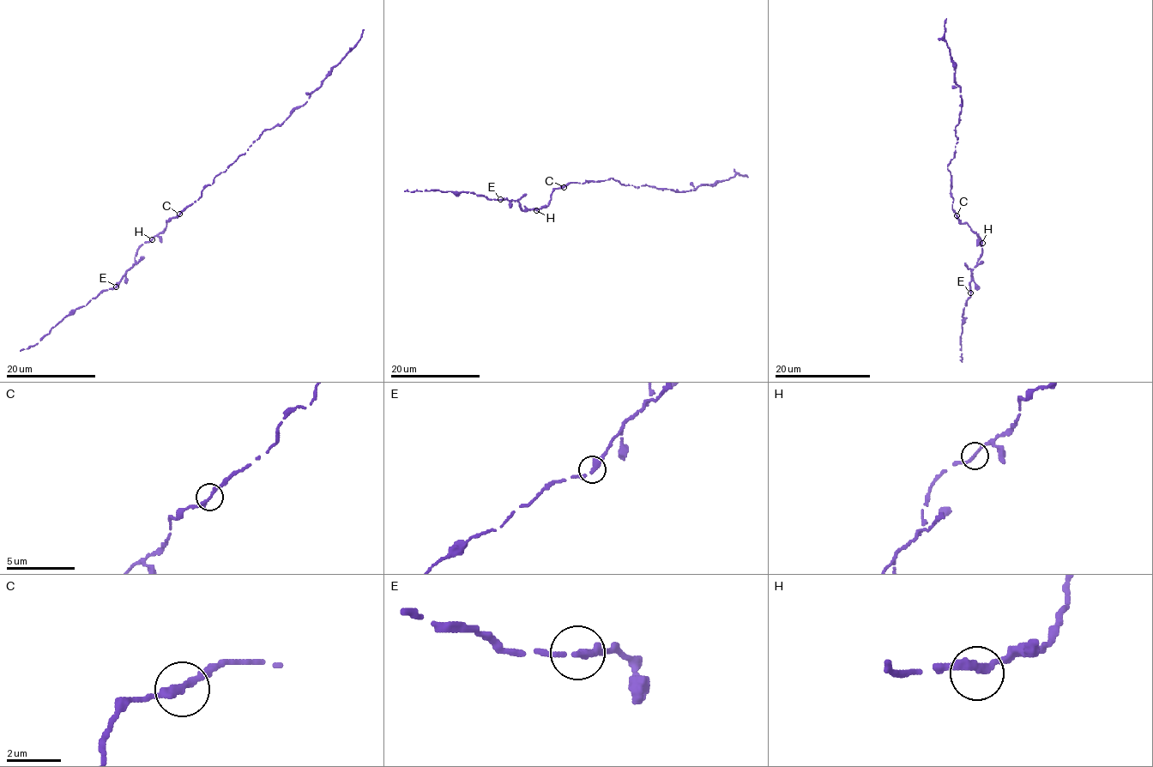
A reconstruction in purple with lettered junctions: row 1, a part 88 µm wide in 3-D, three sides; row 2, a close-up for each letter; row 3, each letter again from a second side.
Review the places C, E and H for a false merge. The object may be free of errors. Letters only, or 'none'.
none

